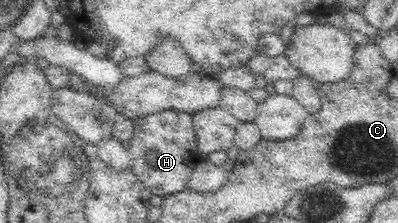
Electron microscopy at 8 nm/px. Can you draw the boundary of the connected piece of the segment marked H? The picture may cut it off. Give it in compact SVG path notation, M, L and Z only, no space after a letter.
M173 109L143 115L133 121L133 136L127 150L130 165L138 180L152 195L160 197L177 194L189 187L191 172L204 156L199 150L193 124L193 114Z

